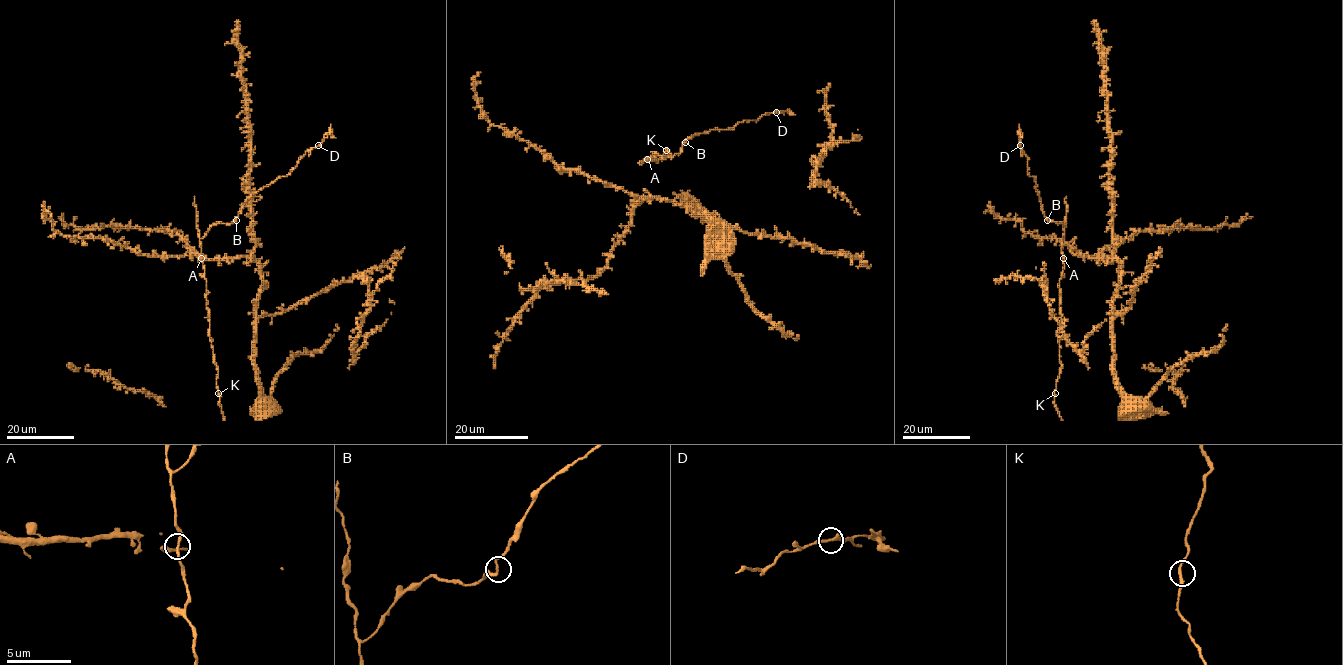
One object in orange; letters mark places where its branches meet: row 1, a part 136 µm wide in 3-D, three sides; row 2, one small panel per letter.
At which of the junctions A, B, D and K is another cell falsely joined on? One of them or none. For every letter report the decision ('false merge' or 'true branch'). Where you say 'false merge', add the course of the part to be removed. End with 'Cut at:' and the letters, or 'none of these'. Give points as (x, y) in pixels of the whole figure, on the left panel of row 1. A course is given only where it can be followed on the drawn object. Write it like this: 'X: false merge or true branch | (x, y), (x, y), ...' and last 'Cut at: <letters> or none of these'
A: true branch
B: true branch
D: false merge | (318, 146), (327, 136), (331, 124)
K: true branch
Cut at: D

